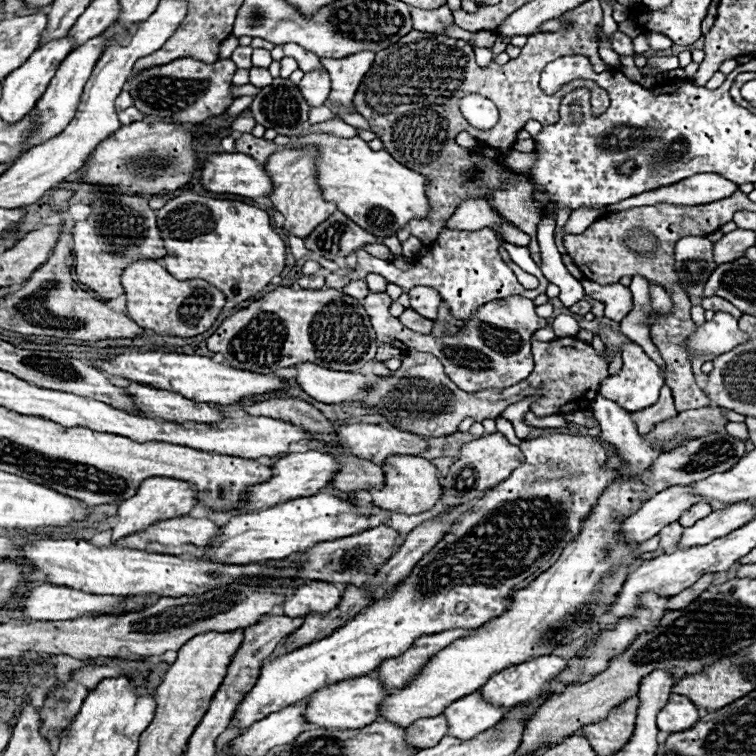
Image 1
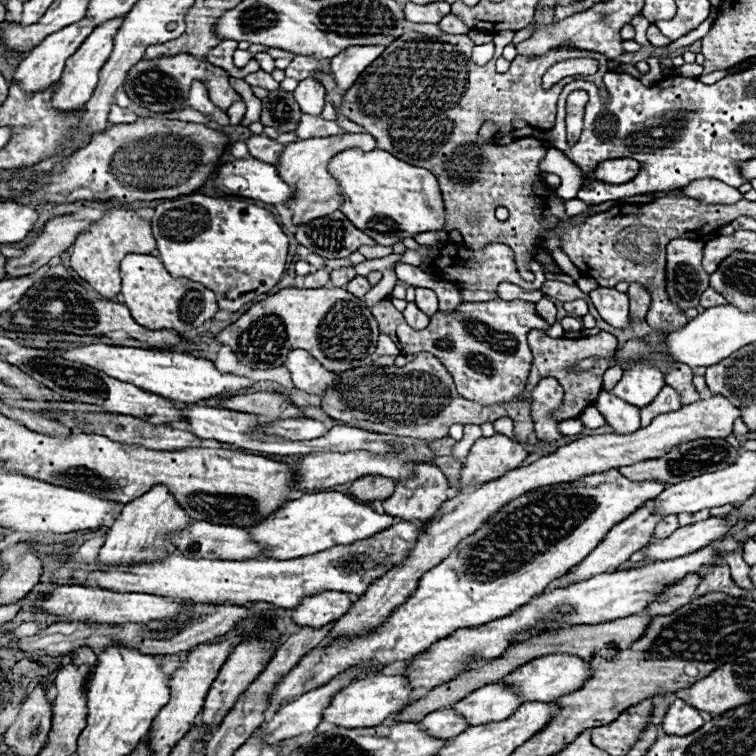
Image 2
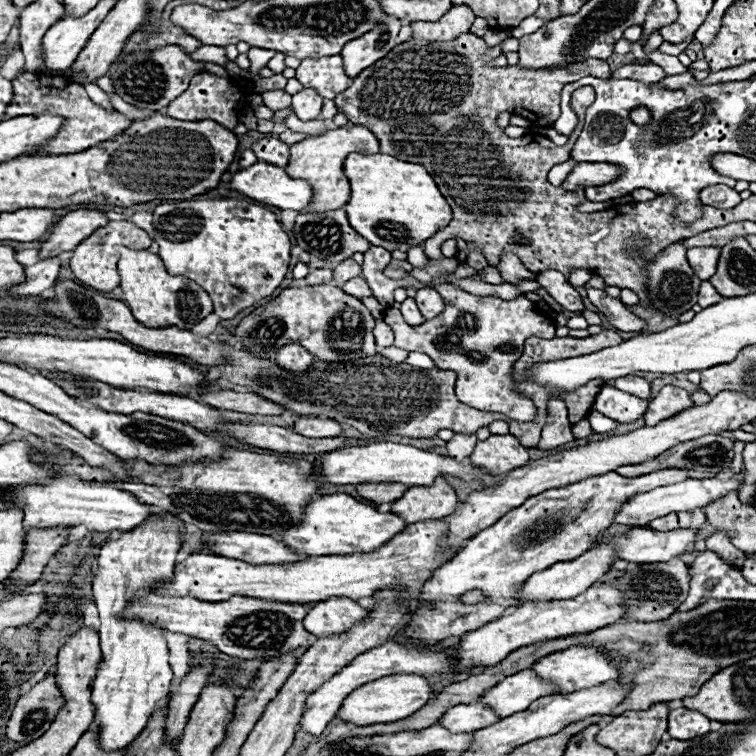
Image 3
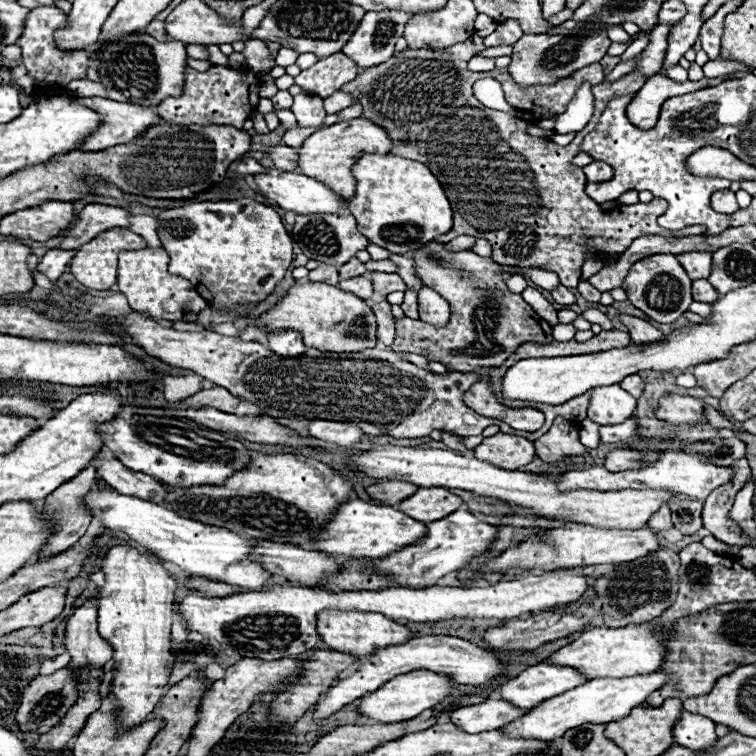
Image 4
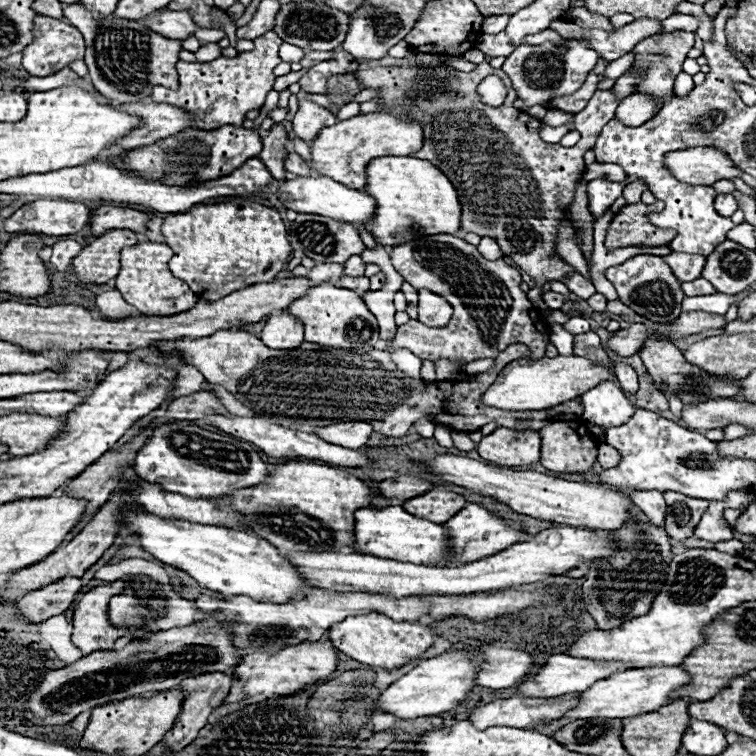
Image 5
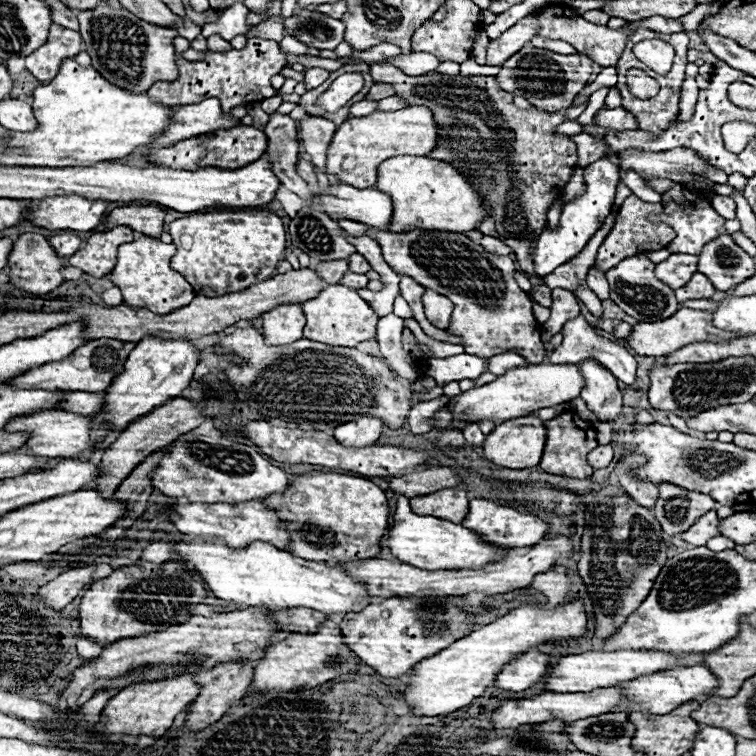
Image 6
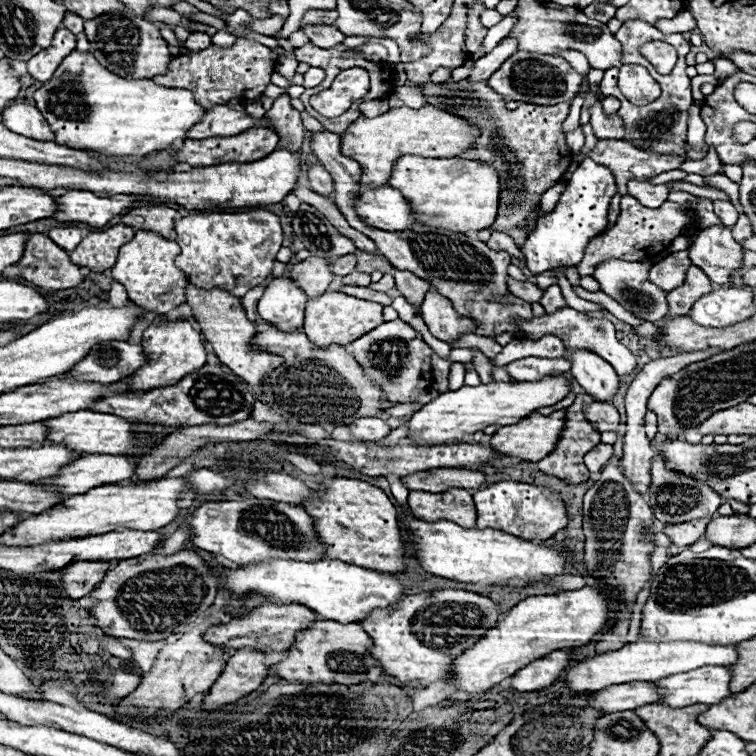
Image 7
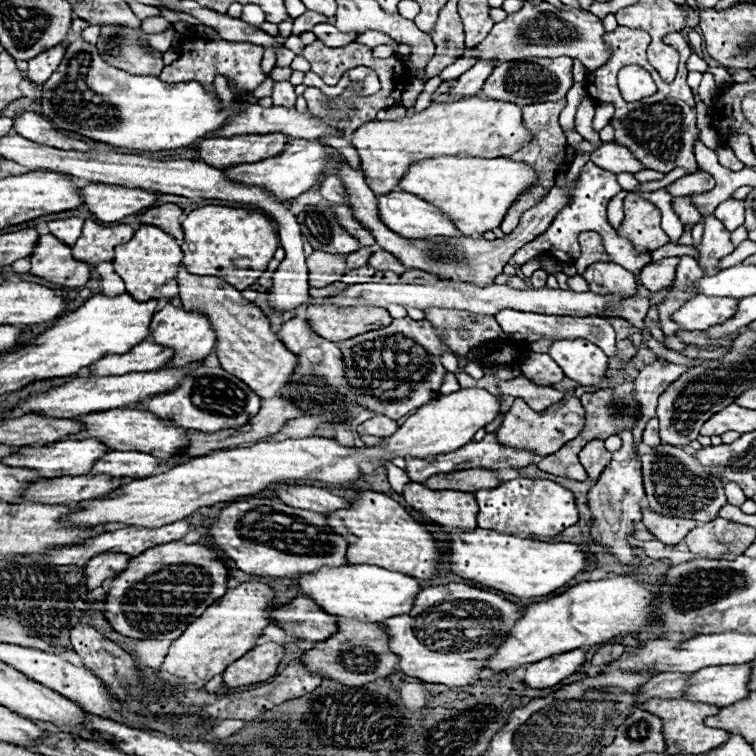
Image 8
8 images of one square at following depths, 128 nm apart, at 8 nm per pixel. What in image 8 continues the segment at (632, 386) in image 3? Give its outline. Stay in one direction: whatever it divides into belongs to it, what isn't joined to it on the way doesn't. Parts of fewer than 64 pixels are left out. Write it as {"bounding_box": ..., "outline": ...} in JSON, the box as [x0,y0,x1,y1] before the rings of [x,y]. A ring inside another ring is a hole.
{"bounding_box":[496,310,616,356],"outline":[[[500,310],[496,316],[496,322],[500,324],[502,332],[510,338],[514,338],[516,342],[536,342],[538,338],[586,338],[592,340],[596,346],[600,346],[606,356],[614,356],[616,354],[616,338],[614,338],[614,330],[612,326],[606,322],[606,318],[600,316],[586,316],[586,318],[572,318],[572,316],[544,316],[544,314],[534,314],[534,312],[520,312],[520,310]]]}

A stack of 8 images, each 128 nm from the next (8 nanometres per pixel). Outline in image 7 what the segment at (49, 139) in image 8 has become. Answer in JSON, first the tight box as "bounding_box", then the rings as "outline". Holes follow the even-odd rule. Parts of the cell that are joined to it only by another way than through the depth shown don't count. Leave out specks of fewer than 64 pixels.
{"bounding_box":[2,104,54,142],"outline":[[[12,104],[2,112],[2,122],[8,130],[16,134],[42,140],[42,142],[54,142],[52,130],[36,106]]]}

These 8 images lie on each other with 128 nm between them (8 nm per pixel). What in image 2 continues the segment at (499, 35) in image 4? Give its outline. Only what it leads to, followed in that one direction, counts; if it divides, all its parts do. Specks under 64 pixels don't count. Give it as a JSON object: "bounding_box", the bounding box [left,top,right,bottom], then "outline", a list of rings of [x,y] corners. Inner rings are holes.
{"bounding_box":[472,42,493,64],"outline":[[[493,42],[475,45],[472,50],[472,60],[476,64],[486,64],[493,57]]]}

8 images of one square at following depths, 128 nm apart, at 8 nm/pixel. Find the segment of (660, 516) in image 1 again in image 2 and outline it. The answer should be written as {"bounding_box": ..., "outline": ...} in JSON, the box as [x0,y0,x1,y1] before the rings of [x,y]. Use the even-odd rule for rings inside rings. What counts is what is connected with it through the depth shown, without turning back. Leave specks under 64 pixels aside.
{"bounding_box":[560,508,662,584],"outline":[[[638,508],[636,512],[632,512],[628,518],[624,518],[622,522],[618,522],[606,536],[604,540],[578,564],[574,566],[568,574],[564,574],[560,580],[562,584],[578,584],[578,582],[584,582],[596,574],[604,574],[604,572],[610,572],[610,570],[616,570],[620,564],[624,564],[636,550],[640,550],[650,538],[652,538],[652,532],[654,532],[654,526],[656,526],[656,520],[662,520],[662,516],[656,516],[652,512],[652,508]]]}

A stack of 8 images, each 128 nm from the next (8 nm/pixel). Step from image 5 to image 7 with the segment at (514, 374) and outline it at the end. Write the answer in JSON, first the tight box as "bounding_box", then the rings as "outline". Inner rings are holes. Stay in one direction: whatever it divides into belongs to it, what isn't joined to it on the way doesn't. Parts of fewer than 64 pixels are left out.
{"bounding_box":[406,374,570,446],"outline":[[[564,374],[548,376],[548,380],[540,382],[492,382],[480,386],[462,386],[460,390],[450,390],[424,404],[418,412],[408,420],[408,436],[406,440],[412,446],[444,446],[462,442],[464,436],[484,430],[486,426],[506,426],[516,424],[524,416],[532,414],[538,408],[552,406],[562,400],[570,392],[570,382]]]}

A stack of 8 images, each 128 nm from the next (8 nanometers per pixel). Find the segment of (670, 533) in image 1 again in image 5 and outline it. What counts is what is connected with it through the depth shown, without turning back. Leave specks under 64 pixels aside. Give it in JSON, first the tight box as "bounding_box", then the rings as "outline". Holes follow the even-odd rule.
{"bounding_box":[628,490,666,526],"outline":[[[628,490],[632,502],[652,520],[656,526],[664,526],[666,504],[658,490]]]}

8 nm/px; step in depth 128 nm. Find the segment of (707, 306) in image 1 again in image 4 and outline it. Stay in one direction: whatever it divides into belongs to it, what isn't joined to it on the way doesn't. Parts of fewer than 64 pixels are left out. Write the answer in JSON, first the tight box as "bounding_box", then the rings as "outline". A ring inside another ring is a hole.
{"bounding_box":[692,280,718,302],"outline":[[[694,280],[692,296],[698,302],[716,302],[718,300],[718,292],[712,288],[712,284],[708,280]]]}

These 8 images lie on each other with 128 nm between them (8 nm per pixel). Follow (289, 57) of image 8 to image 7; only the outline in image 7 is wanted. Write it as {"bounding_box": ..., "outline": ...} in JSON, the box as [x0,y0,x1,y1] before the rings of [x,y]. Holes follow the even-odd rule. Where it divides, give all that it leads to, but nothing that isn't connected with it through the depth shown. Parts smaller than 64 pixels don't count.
{"bounding_box":[276,56,298,80],"outline":[[[280,56],[278,58],[278,66],[276,66],[276,72],[280,72],[282,76],[286,76],[288,80],[294,76],[294,72],[296,72],[296,66],[298,66],[298,62],[294,60],[294,58],[288,58],[288,56]]]}

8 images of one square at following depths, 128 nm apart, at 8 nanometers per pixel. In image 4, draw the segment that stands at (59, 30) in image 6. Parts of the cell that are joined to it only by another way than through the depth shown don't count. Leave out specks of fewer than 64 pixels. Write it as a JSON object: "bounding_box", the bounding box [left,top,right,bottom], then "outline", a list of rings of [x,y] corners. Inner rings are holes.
{"bounding_box":[18,6,88,88],"outline":[[[40,6],[40,8],[34,8],[28,12],[24,36],[18,40],[18,44],[22,46],[22,60],[24,60],[28,74],[36,80],[44,80],[48,84],[58,84],[62,88],[70,80],[86,78],[86,68],[88,68],[86,50],[70,50],[70,52],[58,50],[54,34],[56,34],[56,30],[62,30],[64,26],[66,26],[66,14],[64,12],[60,12],[54,6]]]}

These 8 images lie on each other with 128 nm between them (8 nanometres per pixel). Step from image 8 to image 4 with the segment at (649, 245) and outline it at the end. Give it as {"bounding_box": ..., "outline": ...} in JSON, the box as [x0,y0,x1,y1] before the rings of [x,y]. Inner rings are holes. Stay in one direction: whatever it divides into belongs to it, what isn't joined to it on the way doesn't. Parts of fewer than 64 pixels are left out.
{"bounding_box":[342,34,704,288],"outline":[[[476,34],[464,44],[442,48],[440,52],[408,48],[396,52],[384,64],[362,70],[352,82],[342,86],[344,92],[352,94],[356,102],[364,106],[364,118],[388,130],[394,140],[394,156],[424,162],[444,186],[454,210],[454,226],[448,234],[442,234],[436,240],[450,242],[462,234],[484,238],[492,244],[492,258],[496,258],[498,264],[550,270],[560,276],[560,282],[566,288],[576,288],[586,252],[596,252],[602,258],[608,254],[622,254],[632,240],[646,234],[680,238],[704,232],[704,228],[682,228],[674,232],[660,228],[656,220],[666,210],[666,202],[662,198],[654,198],[648,204],[638,202],[618,206],[618,210],[612,212],[602,212],[584,192],[586,174],[582,168],[572,166],[574,156],[580,154],[584,136],[596,128],[608,102],[618,94],[636,94],[646,82],[642,74],[632,72],[618,82],[604,84],[602,66],[590,64],[588,68],[568,76],[568,80],[560,80],[560,84],[552,84],[548,88],[520,88],[512,80],[507,67],[494,68],[492,72],[466,70],[464,66],[468,60],[480,50],[484,50],[484,46],[482,38]],[[480,78],[496,78],[504,88],[506,100],[518,110],[530,110],[536,118],[552,118],[566,112],[582,82],[590,82],[596,104],[594,116],[588,126],[576,134],[570,146],[558,146],[552,140],[530,136],[526,132],[526,120],[482,106],[472,94],[472,84]],[[458,110],[462,110],[460,118]],[[500,144],[508,144],[516,156],[524,158],[502,156],[502,150],[506,152],[506,148],[500,148]],[[500,160],[504,160],[504,168],[500,166]]]}

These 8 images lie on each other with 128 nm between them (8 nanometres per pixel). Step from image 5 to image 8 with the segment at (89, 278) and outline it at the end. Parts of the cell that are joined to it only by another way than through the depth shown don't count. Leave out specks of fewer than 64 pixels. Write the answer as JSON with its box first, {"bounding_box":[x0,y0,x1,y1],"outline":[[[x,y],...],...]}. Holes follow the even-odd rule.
{"bounding_box":[72,220,134,264],"outline":[[[84,220],[82,236],[72,248],[76,260],[84,260],[88,264],[112,262],[114,248],[122,242],[128,242],[134,236],[134,228],[128,224],[102,226],[96,220]]]}

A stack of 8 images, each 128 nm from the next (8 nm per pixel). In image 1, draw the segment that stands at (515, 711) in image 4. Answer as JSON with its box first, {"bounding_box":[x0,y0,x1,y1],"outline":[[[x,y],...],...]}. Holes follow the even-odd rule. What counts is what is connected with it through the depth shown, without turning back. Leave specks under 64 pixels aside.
{"bounding_box":[406,714,448,750],"outline":[[[440,714],[434,718],[416,720],[416,724],[410,724],[406,730],[408,730],[408,742],[424,750],[424,748],[432,748],[442,740],[442,736],[448,732],[448,720]]]}

